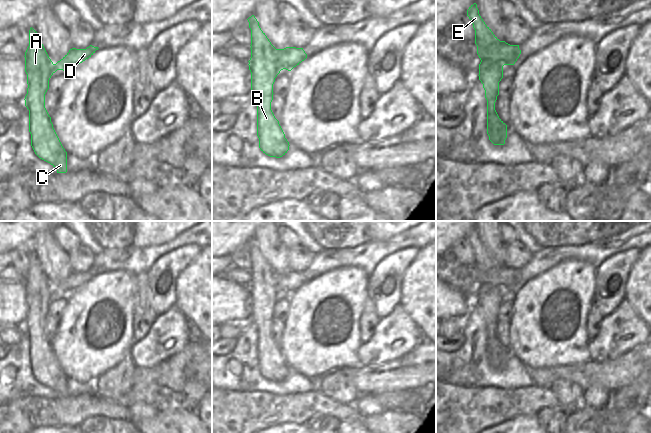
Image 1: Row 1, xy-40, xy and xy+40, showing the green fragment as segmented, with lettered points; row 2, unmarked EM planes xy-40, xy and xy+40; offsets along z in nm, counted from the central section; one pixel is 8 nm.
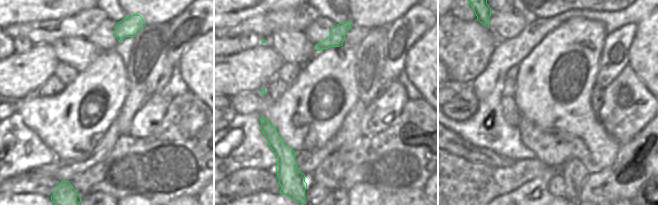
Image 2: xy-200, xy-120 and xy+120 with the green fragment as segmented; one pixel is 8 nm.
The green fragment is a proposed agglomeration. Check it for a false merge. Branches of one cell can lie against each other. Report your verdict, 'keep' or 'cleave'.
cleave

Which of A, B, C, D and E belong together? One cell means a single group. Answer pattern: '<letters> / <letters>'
A B C E / D

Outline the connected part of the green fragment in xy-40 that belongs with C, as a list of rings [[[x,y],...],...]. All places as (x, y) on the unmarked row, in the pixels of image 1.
[[[29,254],[29,270],[25,276],[27,318],[25,330],[29,334],[29,356],[35,378],[50,387],[57,397],[67,396],[67,376],[63,372],[45,332],[45,318],[49,304],[58,291],[49,282],[37,256]]]

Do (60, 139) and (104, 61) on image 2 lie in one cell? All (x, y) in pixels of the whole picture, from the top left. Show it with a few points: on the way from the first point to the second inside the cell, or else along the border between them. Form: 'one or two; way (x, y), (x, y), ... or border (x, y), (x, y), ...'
one; way (75, 120), (77, 118), (79, 100), (97, 80)

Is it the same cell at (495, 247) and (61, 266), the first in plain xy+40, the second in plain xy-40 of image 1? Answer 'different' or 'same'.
same

